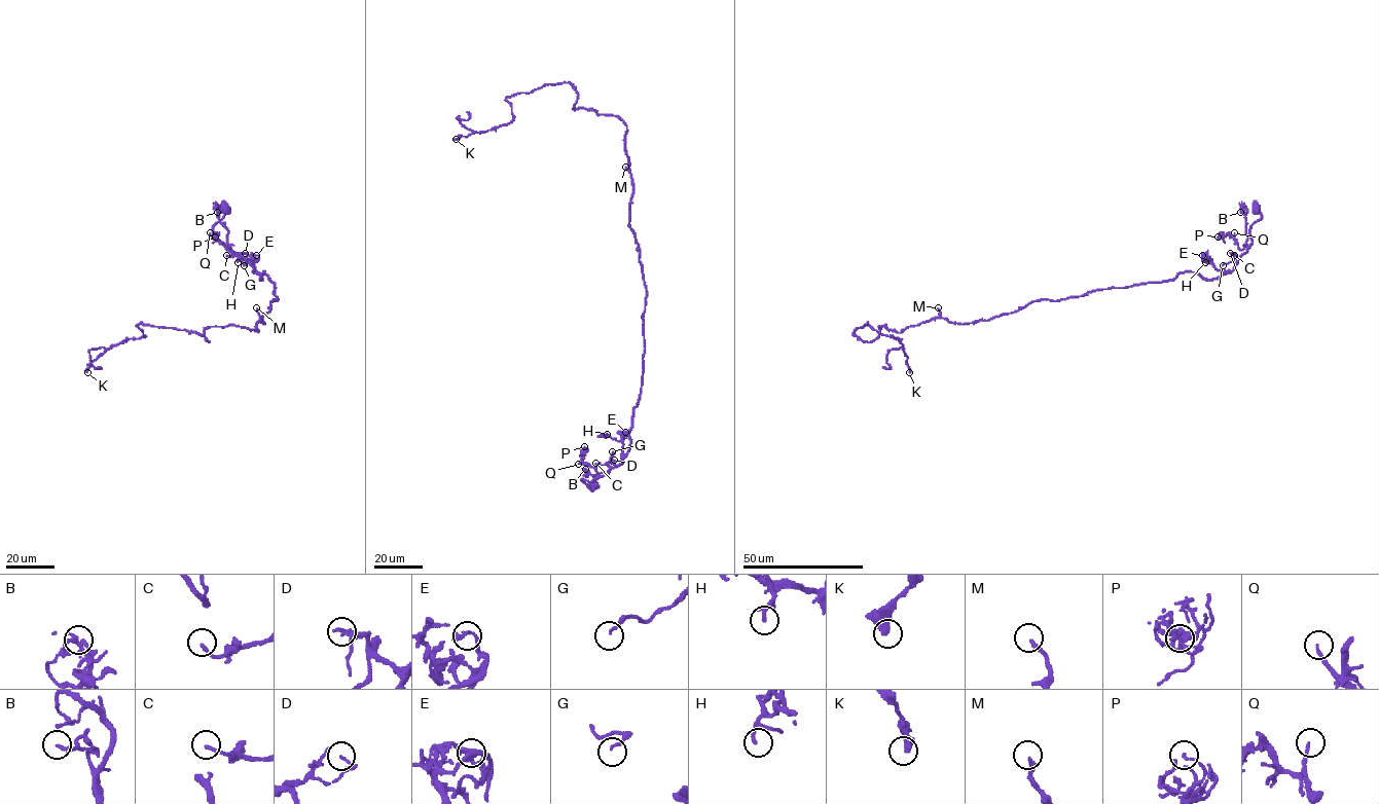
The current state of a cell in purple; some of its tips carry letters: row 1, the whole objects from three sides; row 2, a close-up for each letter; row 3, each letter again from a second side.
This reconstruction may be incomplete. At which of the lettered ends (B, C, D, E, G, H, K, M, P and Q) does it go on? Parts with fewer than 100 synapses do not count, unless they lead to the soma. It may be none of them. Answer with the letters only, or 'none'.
M

